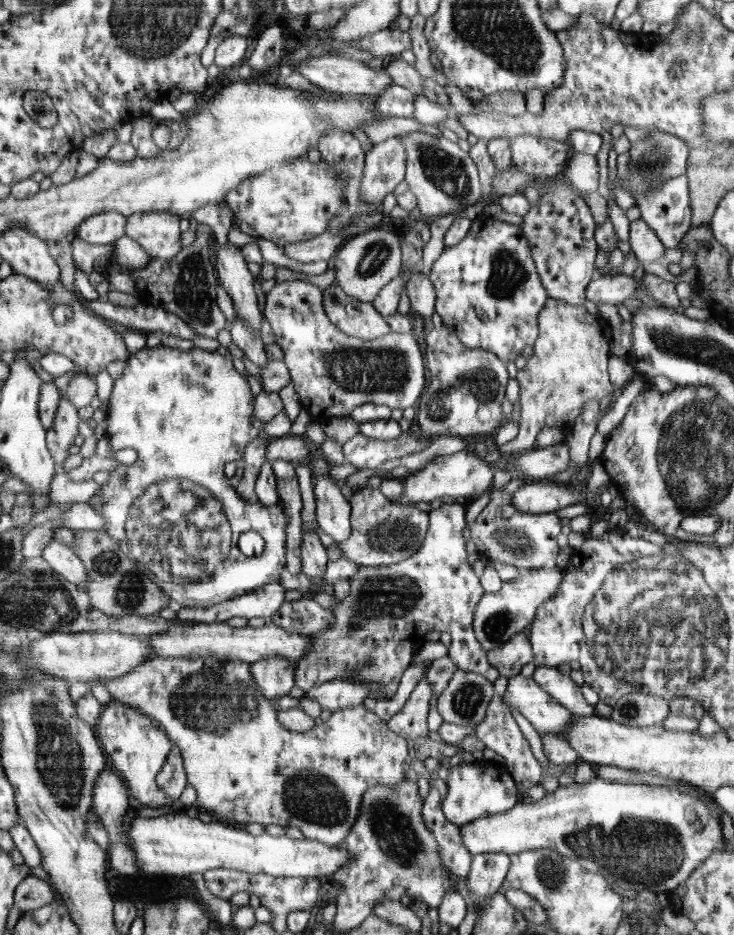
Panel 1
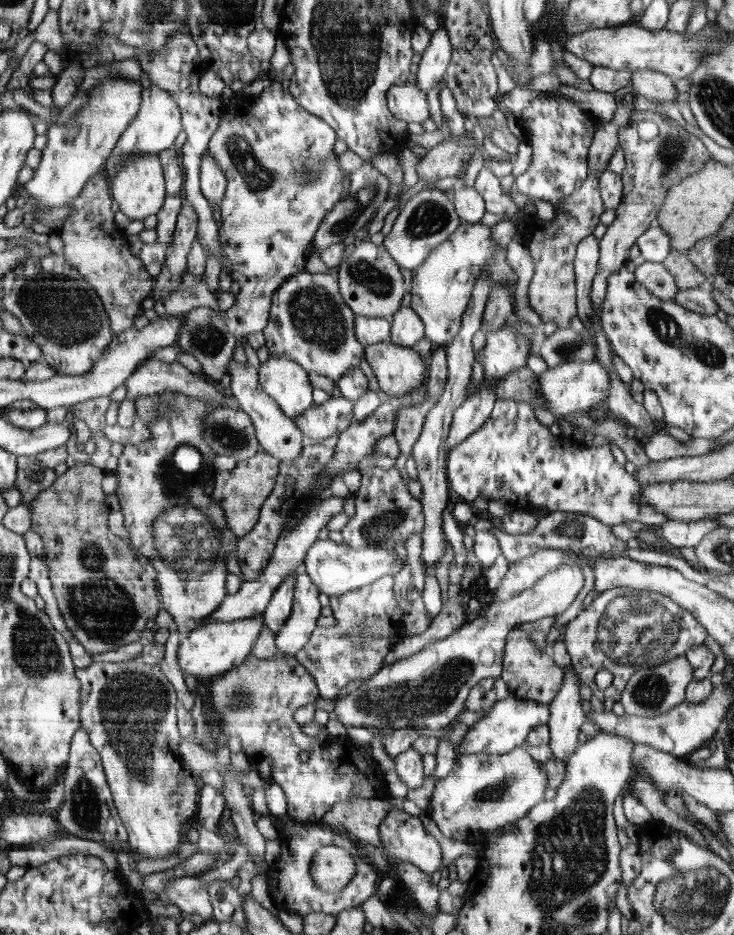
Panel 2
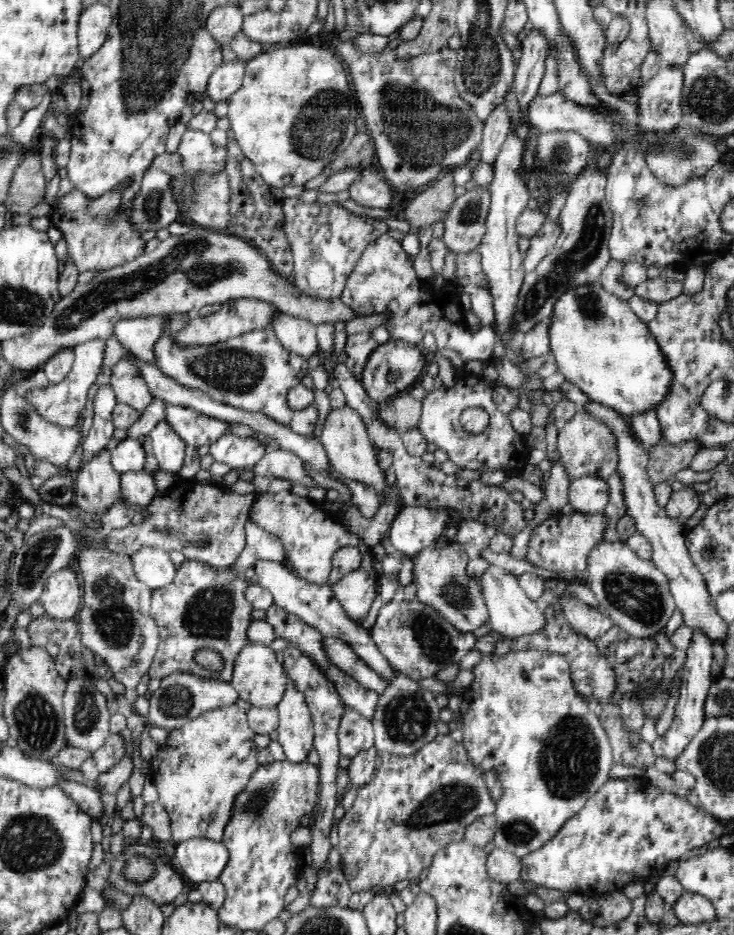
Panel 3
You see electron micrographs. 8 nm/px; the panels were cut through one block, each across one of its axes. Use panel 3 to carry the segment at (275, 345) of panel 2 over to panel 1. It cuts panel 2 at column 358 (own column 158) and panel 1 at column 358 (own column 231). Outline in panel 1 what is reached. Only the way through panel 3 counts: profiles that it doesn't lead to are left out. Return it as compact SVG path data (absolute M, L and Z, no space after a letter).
M294 280L293 282L282 282L274 286L272 290L266 293L265 301L265 317L267 318L270 326L276 337L276 344L283 350L284 362L289 370L291 376L291 382L294 384L298 398L300 399L300 405L302 410L308 412L308 416L313 421L324 422L332 417L348 417L356 407L366 403L374 403L379 405L386 405L391 409L400 408L400 410L406 410L406 408L416 407L418 398L423 396L424 386L426 386L426 370L424 370L424 362L422 362L422 354L418 350L418 344L416 340L412 338L410 331L407 333L398 333L390 330L387 335L382 338L376 338L376 340L362 340L362 338L356 338L354 336L348 336L343 330L341 330L327 315L326 309L323 304L323 291L318 286L314 286L310 282Z

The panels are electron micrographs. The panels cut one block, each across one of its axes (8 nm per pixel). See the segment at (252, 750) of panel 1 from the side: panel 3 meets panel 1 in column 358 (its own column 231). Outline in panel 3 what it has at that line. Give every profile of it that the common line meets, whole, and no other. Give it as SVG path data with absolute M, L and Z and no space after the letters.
M236 705L203 712L180 728L169 731L166 742L160 746L158 756L150 767L150 779L157 788L159 801L171 818L171 836L174 842L194 838L208 838L221 842L225 828L232 819L238 794L246 790L257 774L259 748L254 741L256 733L247 721L247 712Z

